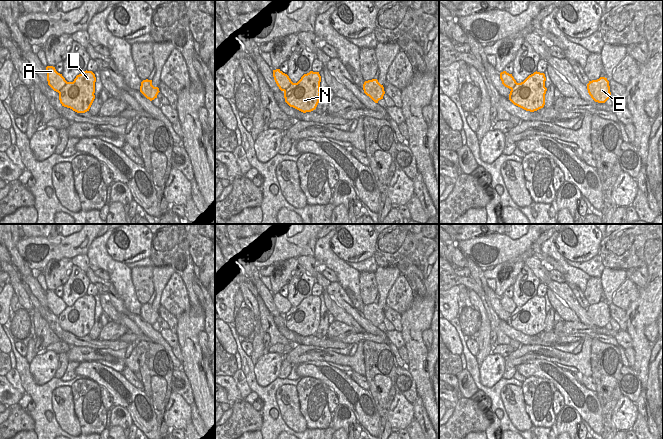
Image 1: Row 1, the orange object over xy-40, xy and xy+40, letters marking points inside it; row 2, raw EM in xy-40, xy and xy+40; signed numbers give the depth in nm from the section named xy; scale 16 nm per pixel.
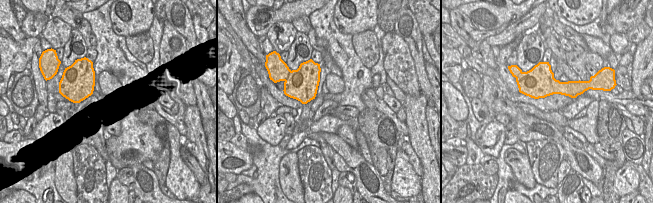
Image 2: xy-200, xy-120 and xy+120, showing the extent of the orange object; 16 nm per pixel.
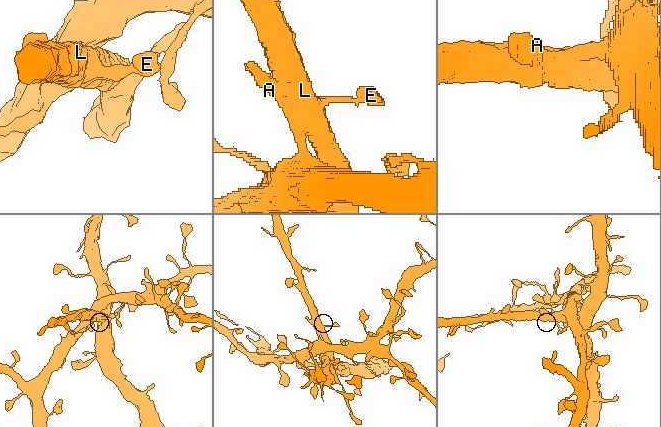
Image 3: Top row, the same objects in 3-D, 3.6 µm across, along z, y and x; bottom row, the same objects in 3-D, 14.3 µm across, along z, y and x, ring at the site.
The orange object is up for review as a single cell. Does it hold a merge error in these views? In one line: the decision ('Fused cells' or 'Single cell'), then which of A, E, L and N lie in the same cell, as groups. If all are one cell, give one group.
Fused cells. Groups: A / E L N

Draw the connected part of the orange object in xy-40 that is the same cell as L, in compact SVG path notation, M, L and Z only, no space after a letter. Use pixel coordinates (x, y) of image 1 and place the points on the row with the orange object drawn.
M86 70L77 75L73 82L67 82L58 92L60 103L77 113L89 111L95 99L95 82L96 77L92 71Z

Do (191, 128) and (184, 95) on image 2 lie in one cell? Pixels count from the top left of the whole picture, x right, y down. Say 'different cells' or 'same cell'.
different cells

